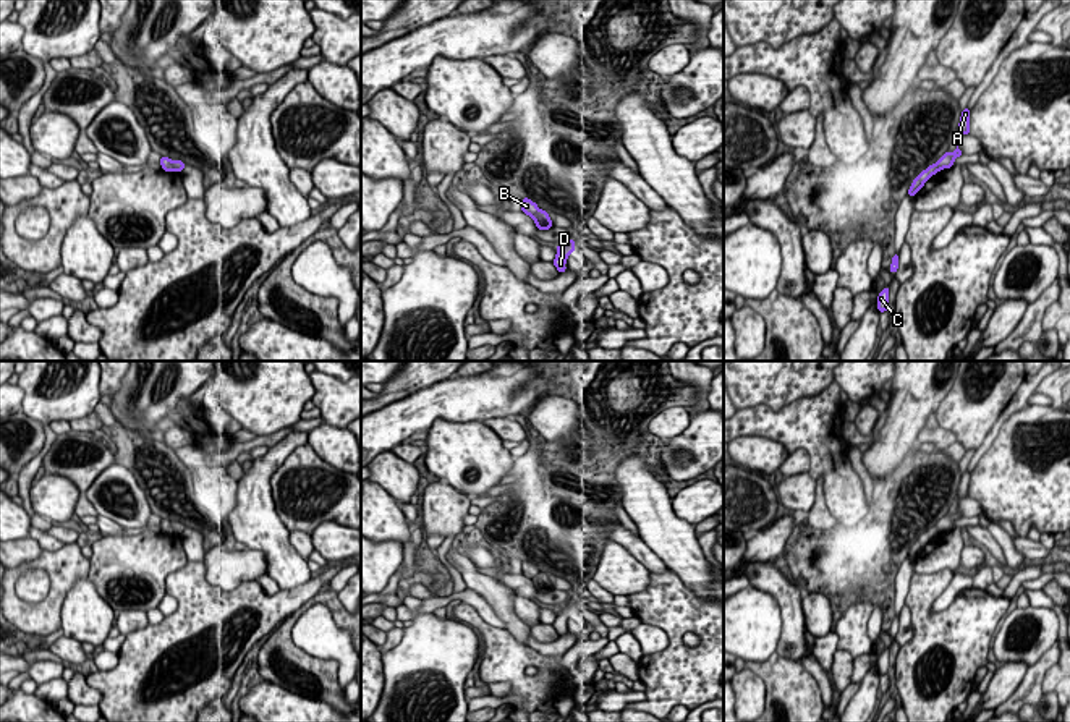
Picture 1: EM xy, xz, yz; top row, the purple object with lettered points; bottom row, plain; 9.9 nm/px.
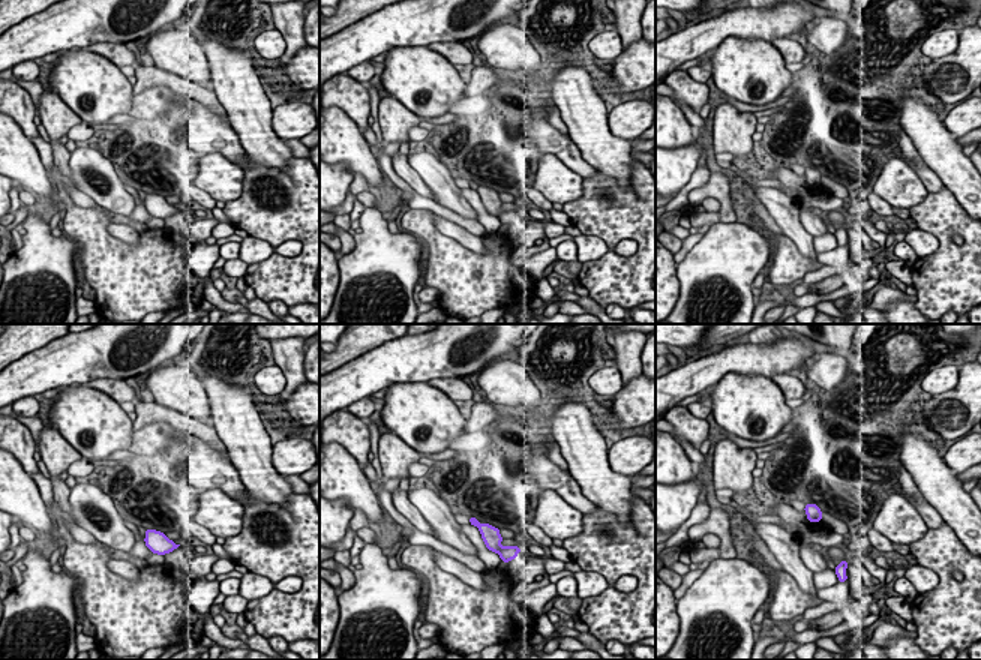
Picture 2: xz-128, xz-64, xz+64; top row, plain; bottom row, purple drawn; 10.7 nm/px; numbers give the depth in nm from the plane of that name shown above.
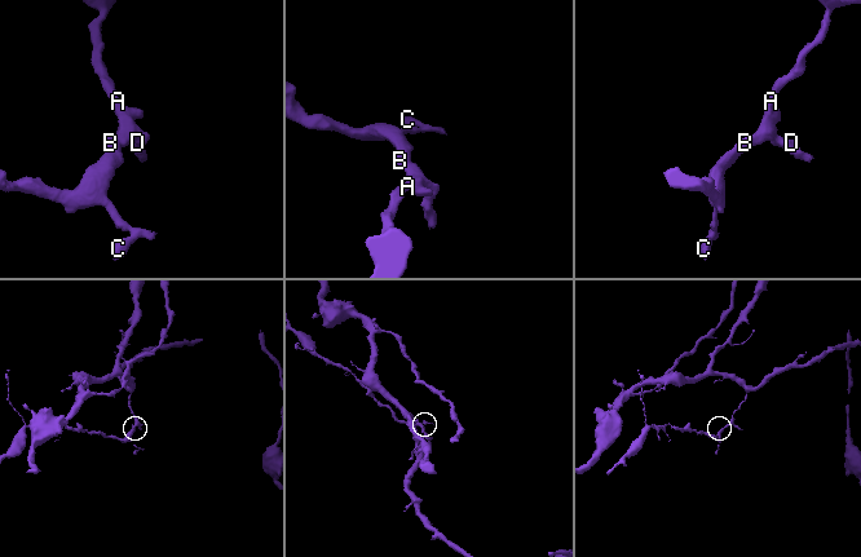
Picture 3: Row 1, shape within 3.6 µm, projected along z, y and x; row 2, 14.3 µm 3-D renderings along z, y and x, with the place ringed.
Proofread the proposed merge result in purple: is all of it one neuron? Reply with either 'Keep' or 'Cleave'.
Cleave

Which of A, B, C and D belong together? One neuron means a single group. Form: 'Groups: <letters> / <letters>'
Groups: A D / B C

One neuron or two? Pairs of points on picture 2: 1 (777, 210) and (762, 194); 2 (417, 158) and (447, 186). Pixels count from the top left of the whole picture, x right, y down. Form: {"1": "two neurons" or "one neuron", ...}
{"1": "one neuron", "2": "one neuron"}

